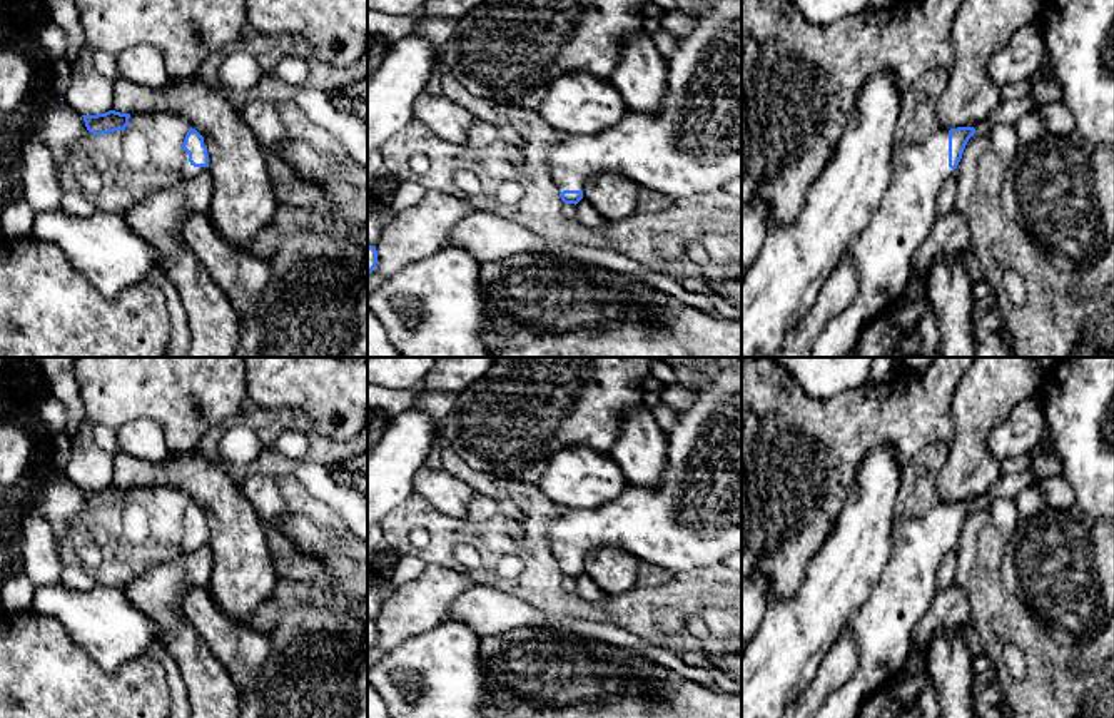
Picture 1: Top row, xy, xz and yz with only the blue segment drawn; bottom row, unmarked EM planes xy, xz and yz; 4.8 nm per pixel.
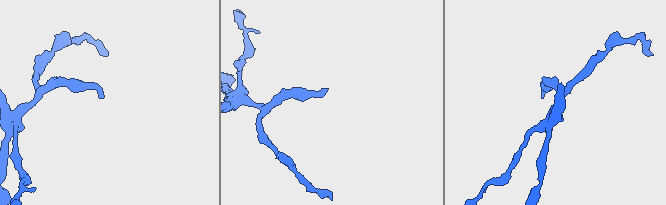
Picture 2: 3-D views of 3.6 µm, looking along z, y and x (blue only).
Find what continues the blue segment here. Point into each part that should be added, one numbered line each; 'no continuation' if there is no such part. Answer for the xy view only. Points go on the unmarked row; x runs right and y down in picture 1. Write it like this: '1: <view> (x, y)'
1: xy (189, 546)

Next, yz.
1: yz (884, 625)

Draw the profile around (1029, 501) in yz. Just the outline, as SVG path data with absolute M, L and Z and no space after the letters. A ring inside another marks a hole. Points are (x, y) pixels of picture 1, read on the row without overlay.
M1034 483L1032 486L1022 489L1014 498L1015 509L1020 518L1030 518L1039 514L1044 508L1047 508L1044 493Z

